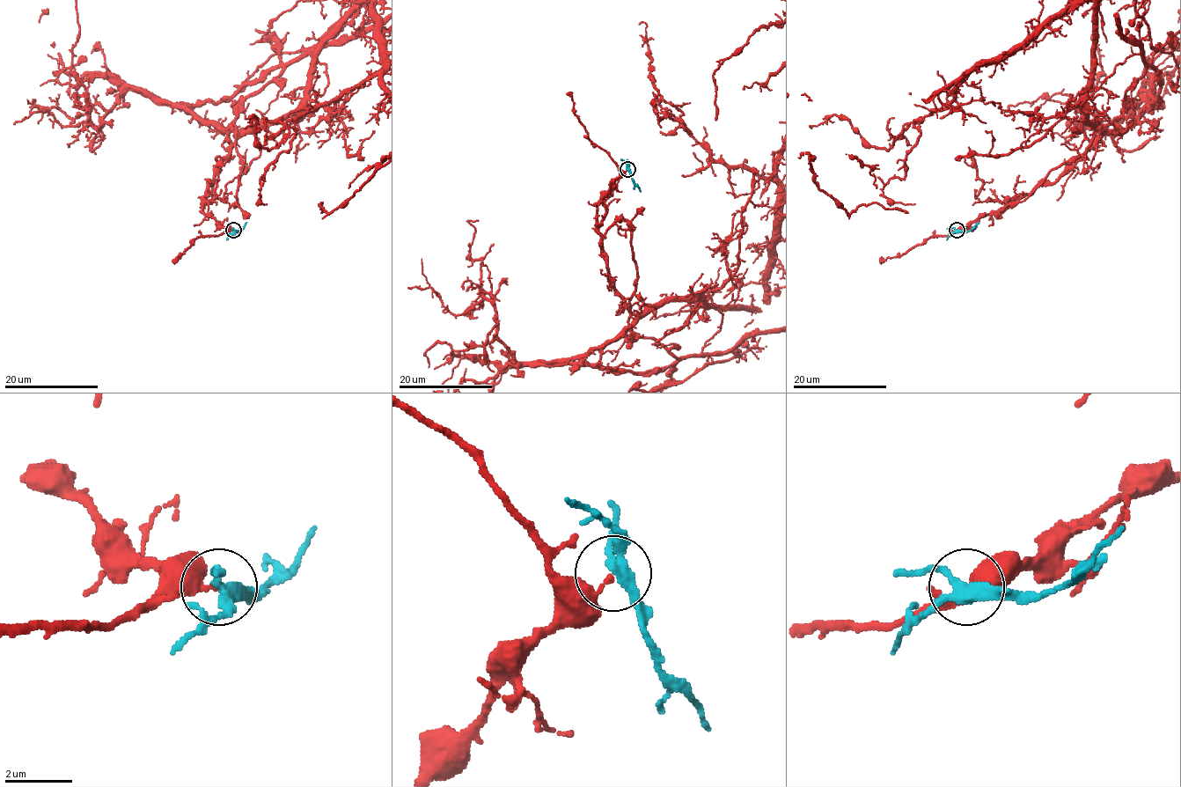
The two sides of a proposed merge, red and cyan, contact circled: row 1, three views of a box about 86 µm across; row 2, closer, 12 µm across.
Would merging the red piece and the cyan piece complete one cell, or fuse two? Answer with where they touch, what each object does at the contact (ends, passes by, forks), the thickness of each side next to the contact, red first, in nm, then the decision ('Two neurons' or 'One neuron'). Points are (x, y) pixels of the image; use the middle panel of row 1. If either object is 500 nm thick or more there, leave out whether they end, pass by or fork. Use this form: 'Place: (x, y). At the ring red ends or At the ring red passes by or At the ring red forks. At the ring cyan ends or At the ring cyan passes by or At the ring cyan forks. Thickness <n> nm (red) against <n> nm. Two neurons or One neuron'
Place: (627, 169). At the ring red ends. At the ring cyan forks. Thickness 200 nm (red) against 300 nm. Two neurons

